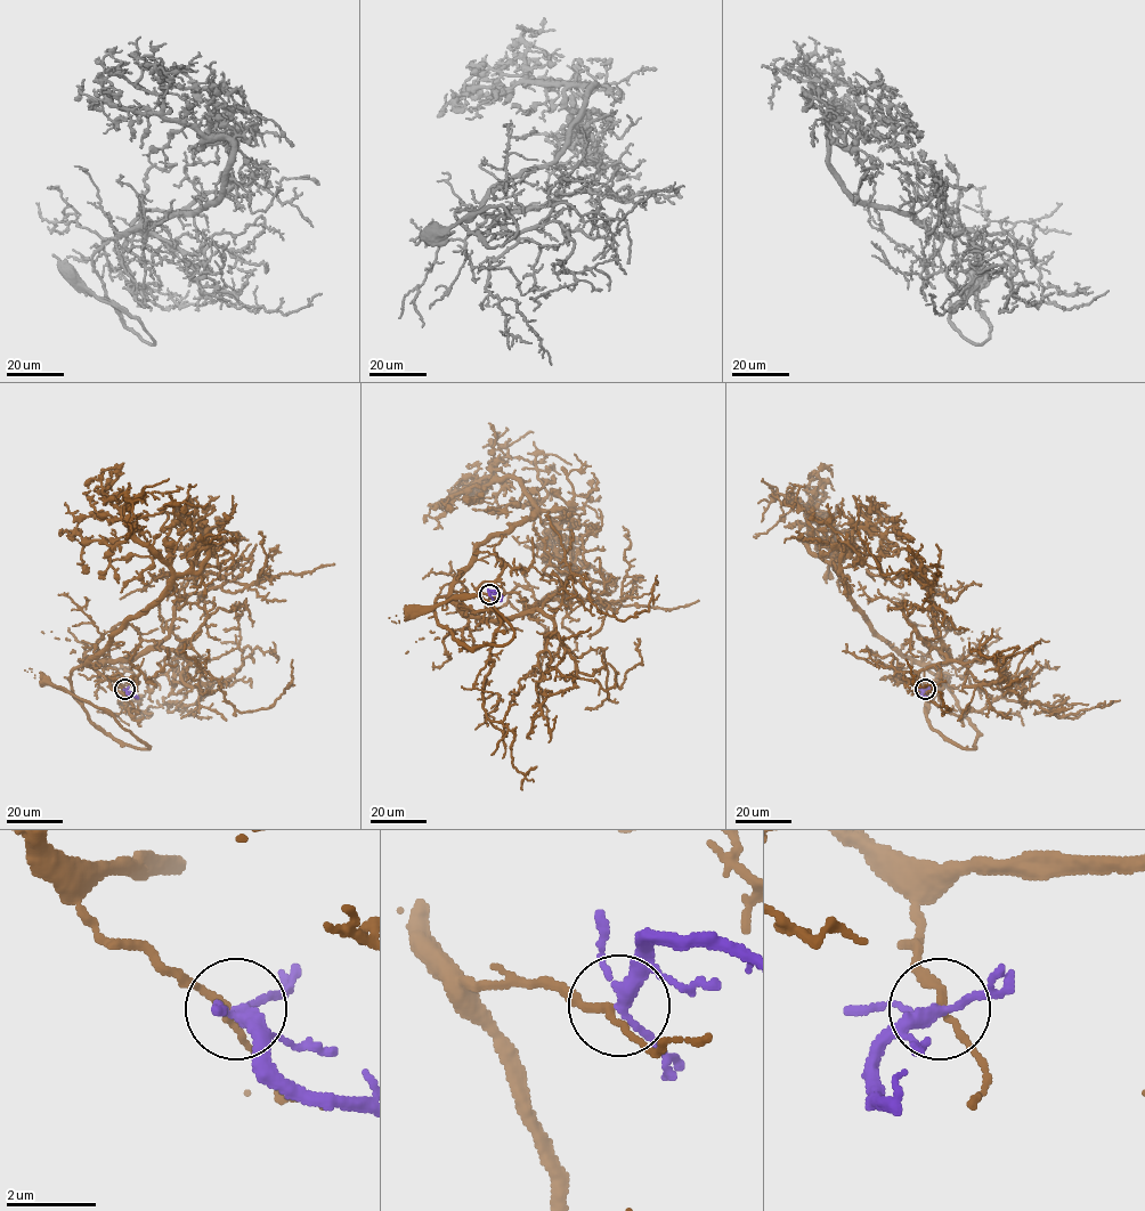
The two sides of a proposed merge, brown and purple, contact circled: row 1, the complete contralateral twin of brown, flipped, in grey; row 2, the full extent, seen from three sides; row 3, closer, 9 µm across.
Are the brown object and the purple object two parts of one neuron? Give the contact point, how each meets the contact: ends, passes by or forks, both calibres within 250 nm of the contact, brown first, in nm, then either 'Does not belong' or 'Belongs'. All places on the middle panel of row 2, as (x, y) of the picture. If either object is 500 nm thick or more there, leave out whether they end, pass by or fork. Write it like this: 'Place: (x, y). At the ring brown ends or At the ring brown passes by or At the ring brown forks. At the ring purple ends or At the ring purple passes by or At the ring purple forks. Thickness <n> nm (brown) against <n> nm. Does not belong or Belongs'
Place: (489, 594). At the ring brown passes by. At the ring purple forks. Thickness 150 nm (brown) against 220 nm. Belongs

